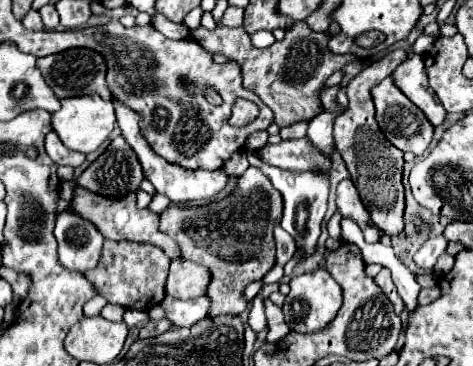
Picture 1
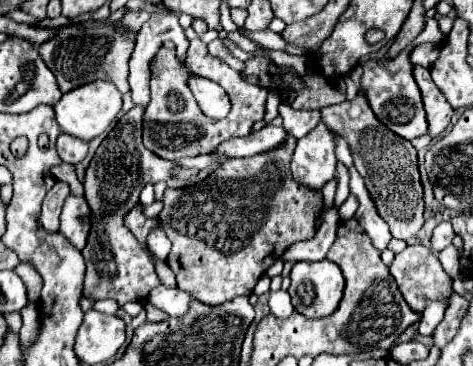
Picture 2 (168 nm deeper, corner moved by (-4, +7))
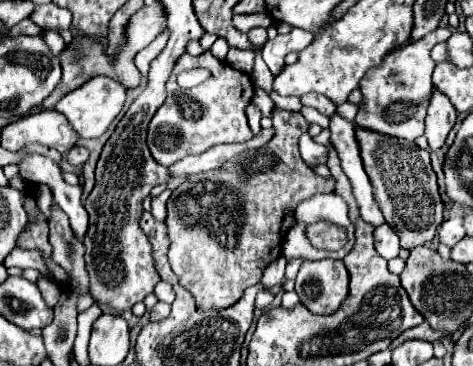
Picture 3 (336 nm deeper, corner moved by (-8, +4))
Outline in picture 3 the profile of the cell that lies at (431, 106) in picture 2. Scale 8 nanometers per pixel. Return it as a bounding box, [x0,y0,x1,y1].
[424,87,456,151]

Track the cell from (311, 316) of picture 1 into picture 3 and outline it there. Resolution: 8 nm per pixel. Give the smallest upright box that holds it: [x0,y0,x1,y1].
[296,261,348,315]

